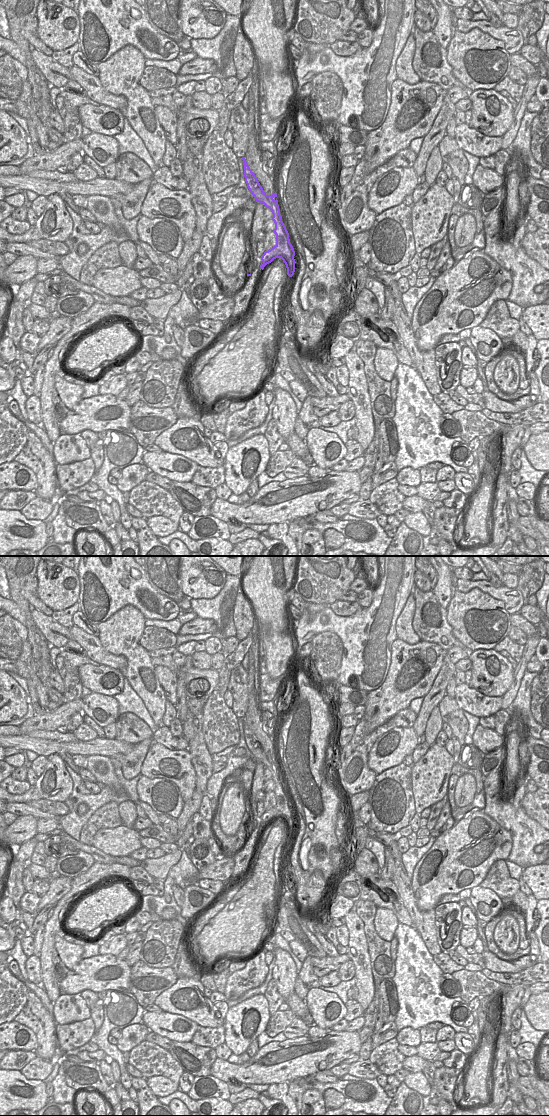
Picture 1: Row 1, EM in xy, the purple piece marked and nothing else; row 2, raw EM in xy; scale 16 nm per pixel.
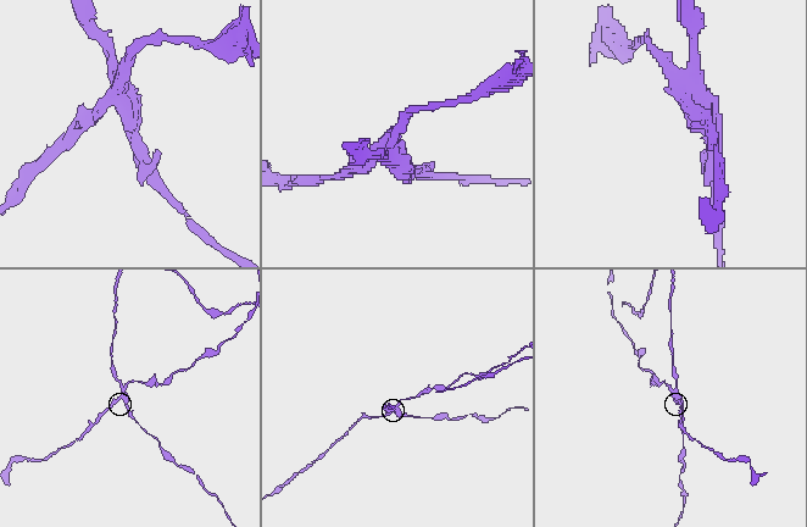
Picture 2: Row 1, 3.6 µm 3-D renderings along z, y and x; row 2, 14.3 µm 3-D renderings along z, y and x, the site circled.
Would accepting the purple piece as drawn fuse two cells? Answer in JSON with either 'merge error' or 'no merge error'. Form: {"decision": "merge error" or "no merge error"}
{"decision": "merge error"}

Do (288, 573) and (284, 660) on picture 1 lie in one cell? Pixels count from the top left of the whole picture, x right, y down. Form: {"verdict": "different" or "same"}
{"verdict": "same"}

